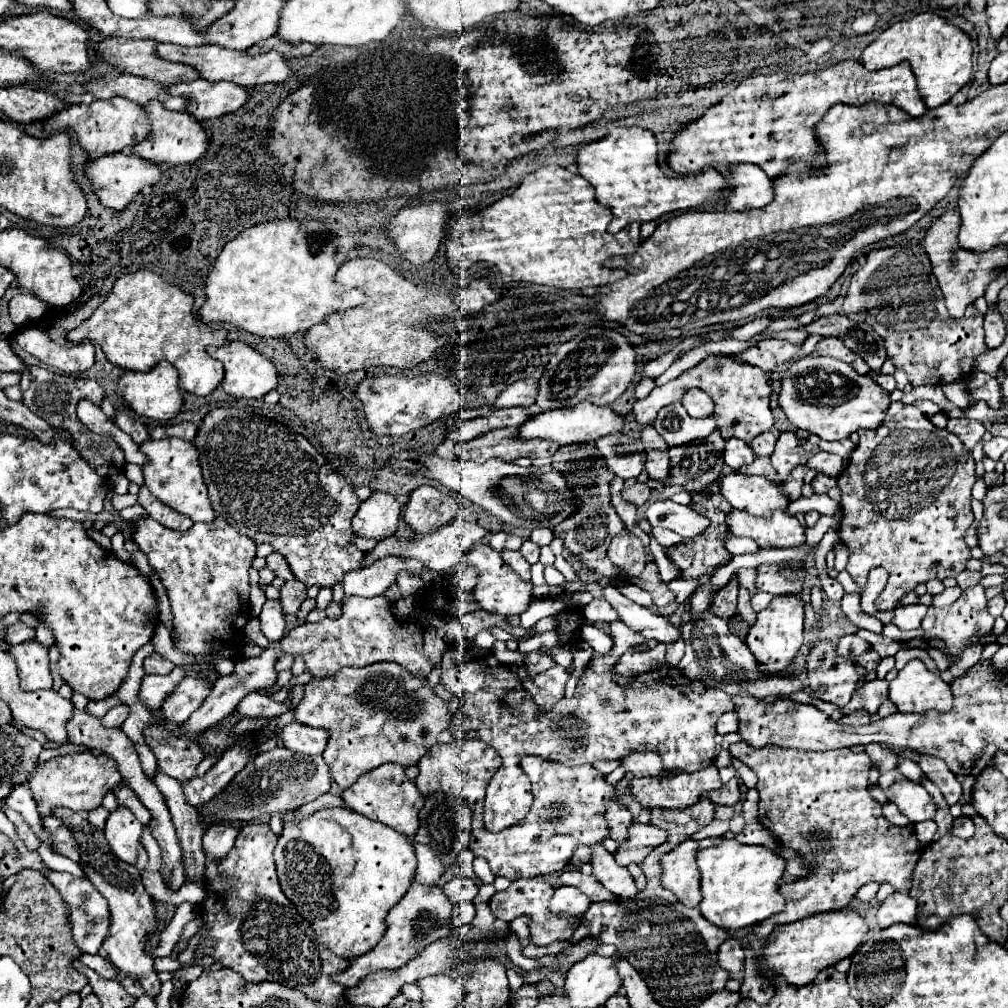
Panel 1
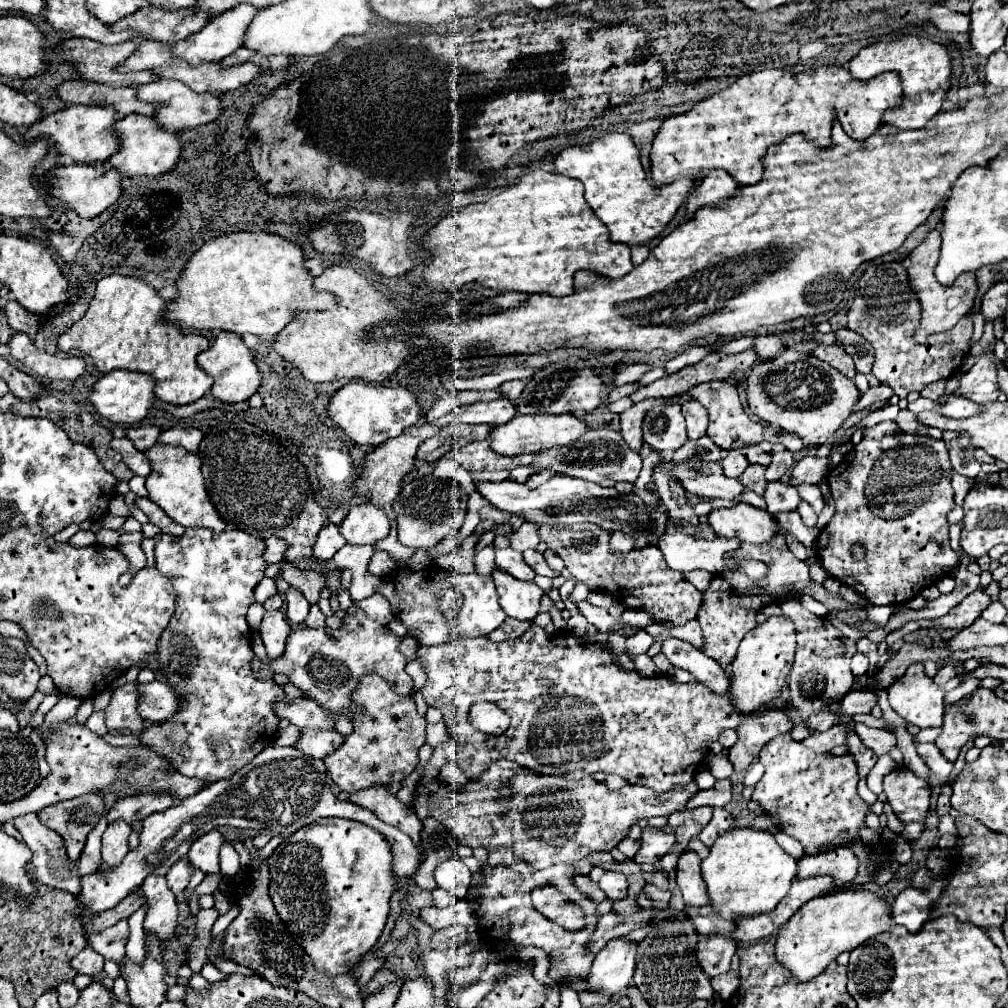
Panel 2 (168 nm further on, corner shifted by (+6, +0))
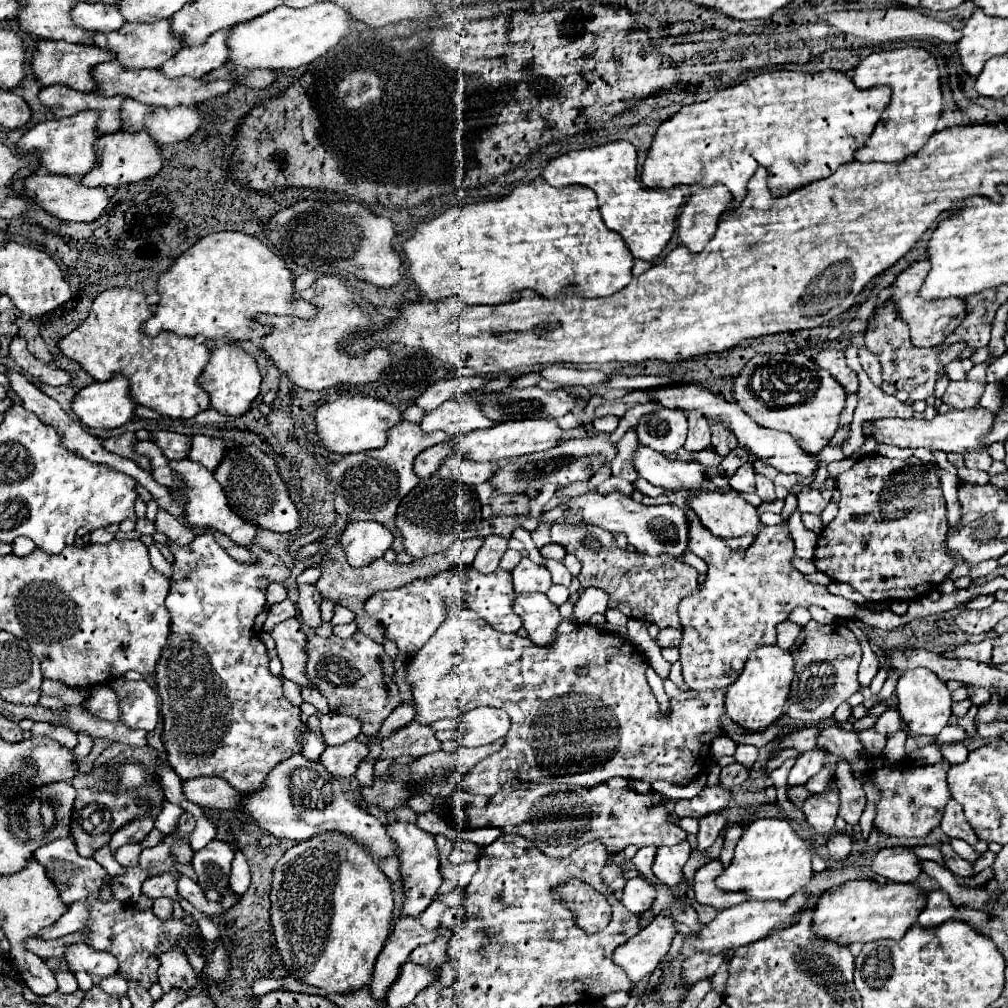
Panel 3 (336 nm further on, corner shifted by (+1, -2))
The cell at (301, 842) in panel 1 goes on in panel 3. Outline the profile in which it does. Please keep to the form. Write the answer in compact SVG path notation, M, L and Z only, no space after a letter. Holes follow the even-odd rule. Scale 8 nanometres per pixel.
M321 832L289 848L275 864L271 884L271 924L275 930L275 944L285 970L301 982L339 994L367 986L375 960L391 932L391 914L393 892L389 878L381 872L369 850L347 834Z

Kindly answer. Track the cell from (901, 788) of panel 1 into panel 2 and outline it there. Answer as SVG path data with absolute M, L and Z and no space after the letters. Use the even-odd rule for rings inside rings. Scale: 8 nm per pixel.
M898 768L883 779L883 792L902 824L924 822L930 810L930 784L906 768Z

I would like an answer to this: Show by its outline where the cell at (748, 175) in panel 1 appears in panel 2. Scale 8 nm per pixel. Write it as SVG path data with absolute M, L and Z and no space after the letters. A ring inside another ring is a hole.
M712 170L712 172L708 172L706 178L702 178L694 186L694 190L692 190L692 194L690 194L688 202L686 202L686 214L688 214L686 220L690 220L694 216L694 212L698 208L706 206L706 204L714 206L714 204L724 202L738 188L740 186L736 184L736 180L732 180L732 176L728 172L724 172L724 170Z

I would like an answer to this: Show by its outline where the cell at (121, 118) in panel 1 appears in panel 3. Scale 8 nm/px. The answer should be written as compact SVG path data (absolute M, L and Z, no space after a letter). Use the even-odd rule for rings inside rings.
M85 110L71 118L47 120L29 128L17 146L21 150L41 150L41 166L45 166L49 172L85 176L97 164L97 156L93 152L93 142L99 138L97 120L99 120L97 110Z

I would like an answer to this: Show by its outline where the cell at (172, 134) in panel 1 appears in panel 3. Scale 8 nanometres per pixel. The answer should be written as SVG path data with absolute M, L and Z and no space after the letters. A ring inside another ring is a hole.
M145 130L105 134L97 138L95 146L99 150L99 164L95 166L95 170L83 176L81 182L85 182L85 186L123 186L123 184L147 180L153 178L163 168L165 162L159 144Z

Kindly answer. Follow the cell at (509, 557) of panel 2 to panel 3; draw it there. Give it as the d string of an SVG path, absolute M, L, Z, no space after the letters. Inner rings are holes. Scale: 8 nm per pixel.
M521 558L511 576L515 592L547 592L551 588L551 576L545 566L539 566L529 558Z

